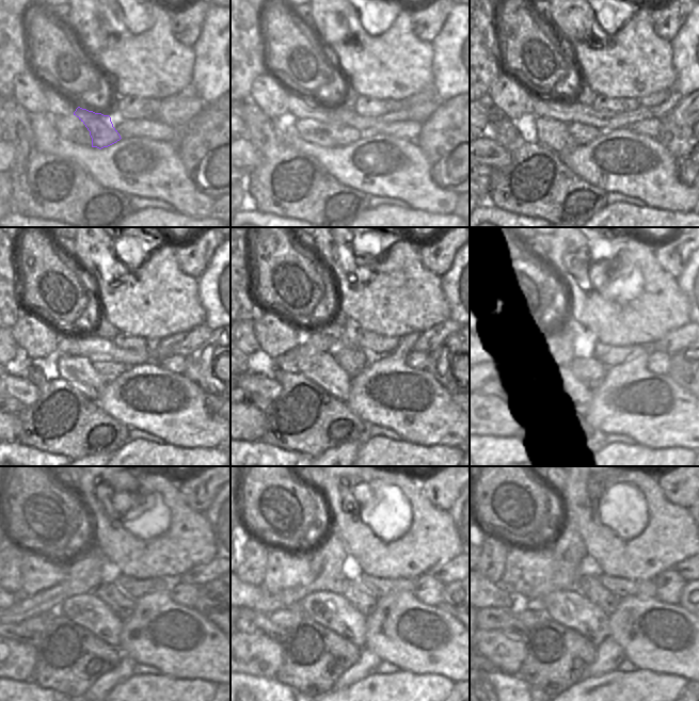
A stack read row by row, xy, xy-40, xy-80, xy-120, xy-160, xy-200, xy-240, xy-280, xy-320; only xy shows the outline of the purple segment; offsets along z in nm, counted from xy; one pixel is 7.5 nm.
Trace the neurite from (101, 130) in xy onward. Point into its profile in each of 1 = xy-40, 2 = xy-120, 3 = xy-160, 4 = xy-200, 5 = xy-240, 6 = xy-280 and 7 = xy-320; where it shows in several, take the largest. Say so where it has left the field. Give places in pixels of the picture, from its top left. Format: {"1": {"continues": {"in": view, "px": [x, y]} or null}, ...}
{"1": {"continues": {"in": "xy-40", "px": [342, 134]}}, "2": {"continues": {"in": "xy-120", "px": [109, 370]}}, "3": {"continues": {"in": "xy-160", "px": [350, 359]}}, "4": {"continues": {"in": "xy-200", "px": [585, 357]}}, "5": {"continues": {"in": "xy-240", "px": [109, 592]}}, "6": {"continues": {"in": "xy-280", "px": [363, 601]}}, "7": {"continues": {"in": "xy-320", "px": [590, 587]}}}

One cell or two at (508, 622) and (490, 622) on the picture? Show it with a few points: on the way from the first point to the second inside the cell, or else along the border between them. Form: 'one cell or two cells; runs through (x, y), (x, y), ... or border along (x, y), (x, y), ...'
one cell; runs through (504, 622), (494, 622)

